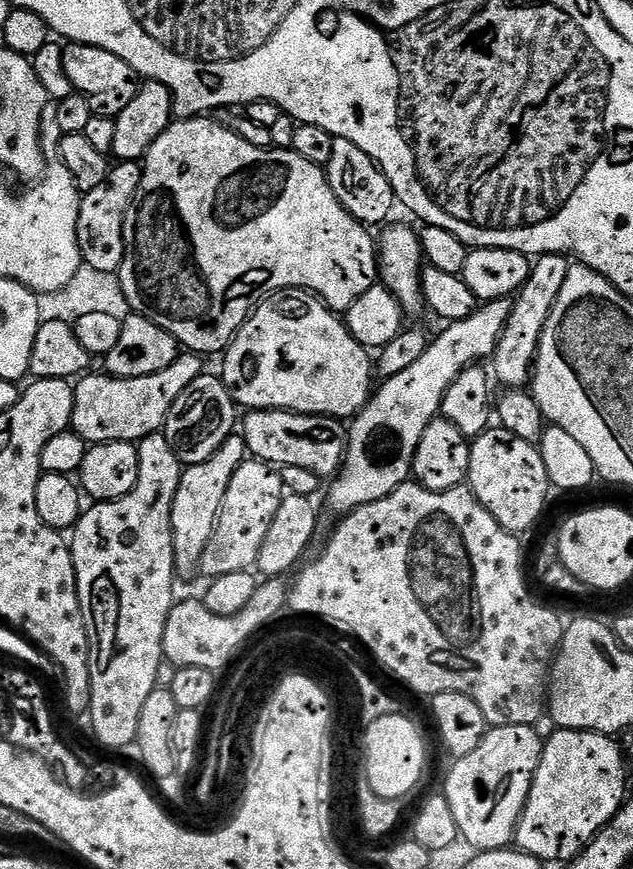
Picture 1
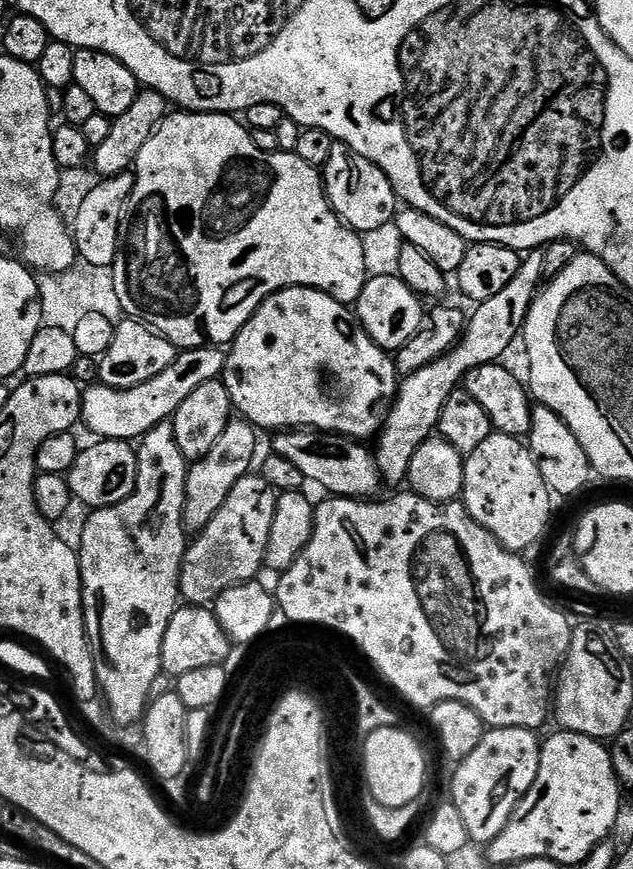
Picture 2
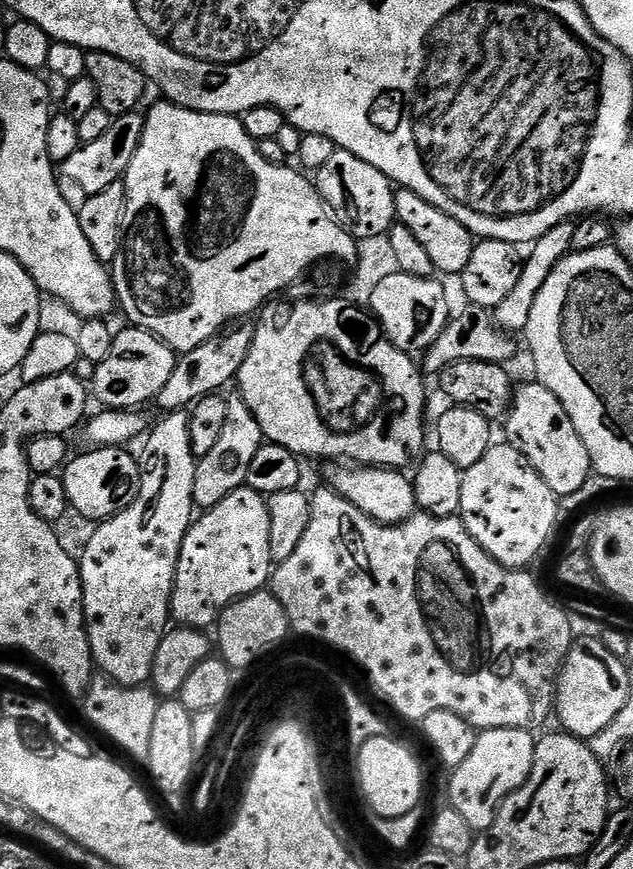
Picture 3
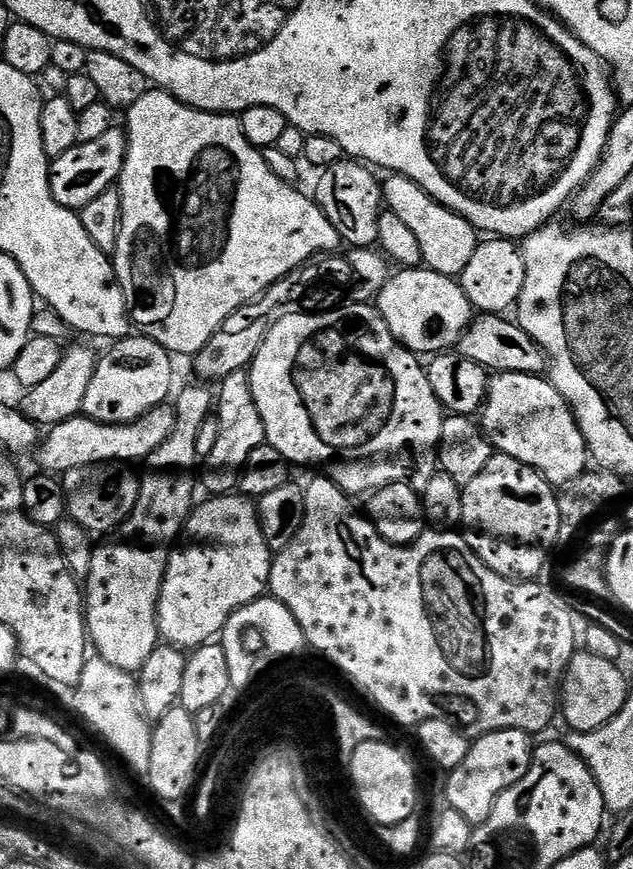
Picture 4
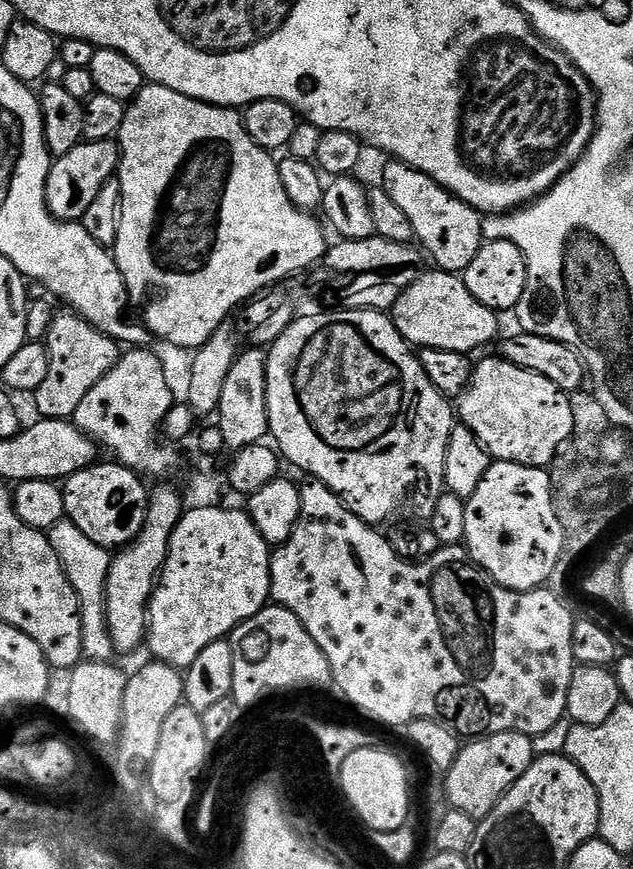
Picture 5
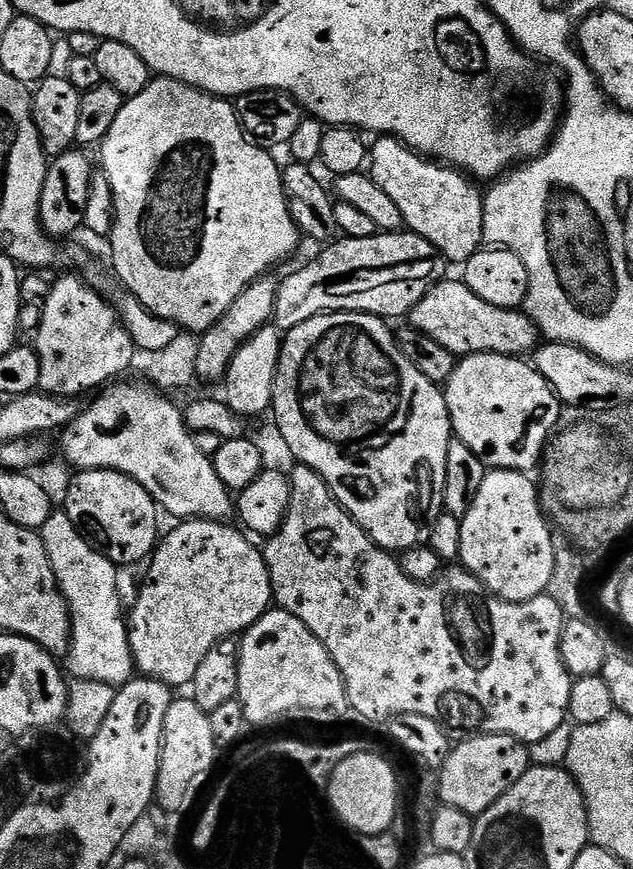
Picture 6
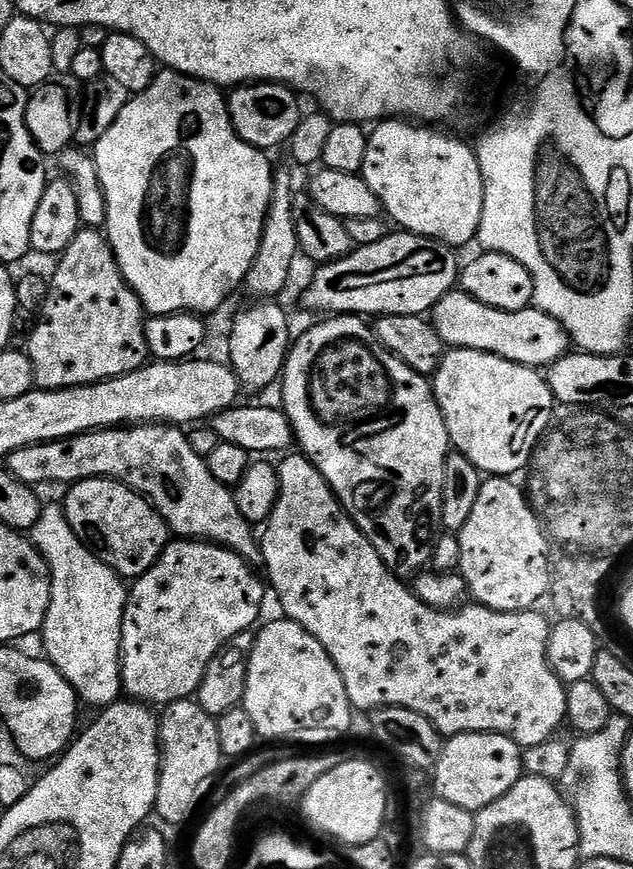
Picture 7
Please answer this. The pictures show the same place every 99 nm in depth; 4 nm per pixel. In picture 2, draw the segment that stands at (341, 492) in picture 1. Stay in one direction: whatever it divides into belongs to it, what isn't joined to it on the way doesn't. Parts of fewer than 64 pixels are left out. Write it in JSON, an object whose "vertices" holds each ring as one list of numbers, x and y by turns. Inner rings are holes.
{"vertices":[[533,250,527,253,521,259,518,274,514,274,514,279,506,285,506,290,501,290,499,294,494,294,494,298,486,298,479,301,473,307,476,309,473,310,472,316,470,312,470,315,467,317,464,335,461,336,459,344,442,358,430,362,430,366,422,366,422,370,403,377,399,381,398,391,391,401,384,418,384,426,380,429,378,439,375,441,375,443,377,442,376,448,374,447,377,468,380,471,381,481,385,485,403,485,407,481,408,471,410,470,410,458,414,458,418,446,422,446,422,442,429,440,433,433,437,431,440,415,442,414,442,406,446,406,446,398,450,398,450,394,457,391,463,385,464,379,470,374,470,370,474,370,478,366,497,363,501,359,500,355,515,340,517,343,518,337,524,331,524,323,528,317,528,312,532,308,532,301,536,299,538,293,541,291,542,281,545,279,545,276,543,251]]}

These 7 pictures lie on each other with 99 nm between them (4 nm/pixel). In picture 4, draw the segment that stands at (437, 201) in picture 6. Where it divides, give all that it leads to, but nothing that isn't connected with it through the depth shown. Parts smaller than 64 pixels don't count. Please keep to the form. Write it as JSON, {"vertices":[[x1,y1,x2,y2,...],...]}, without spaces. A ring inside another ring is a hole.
{"vertices":[[392,174,387,179,382,184,383,203,387,211,398,214,402,223,418,237,424,264,438,274,459,278,466,270,470,258,474,258,478,229,454,210,439,204,433,196,426,194,426,190,422,190,422,186,410,182,410,178]]}

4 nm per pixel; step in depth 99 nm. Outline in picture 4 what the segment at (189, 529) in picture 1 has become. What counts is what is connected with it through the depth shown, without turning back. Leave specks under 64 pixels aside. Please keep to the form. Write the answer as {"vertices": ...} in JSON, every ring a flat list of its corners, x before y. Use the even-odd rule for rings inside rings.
{"vertices":[[247,371,235,372,219,381,218,395,214,400,214,415,220,422,218,442,214,442,214,450,206,458,210,467,204,472,204,484,212,494,232,494,237,491,241,469,248,456,255,448,266,443,262,414,258,414,258,406,254,402,254,394,250,390,250,378]]}

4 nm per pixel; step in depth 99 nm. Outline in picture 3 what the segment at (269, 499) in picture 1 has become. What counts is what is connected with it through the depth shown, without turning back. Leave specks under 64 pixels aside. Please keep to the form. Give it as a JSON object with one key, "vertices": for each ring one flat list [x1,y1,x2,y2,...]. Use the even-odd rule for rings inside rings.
{"vertices":[[247,486,234,490,218,506,201,511,188,528,172,587,171,619,186,628,208,630,229,604,261,591,273,571,267,499]]}

